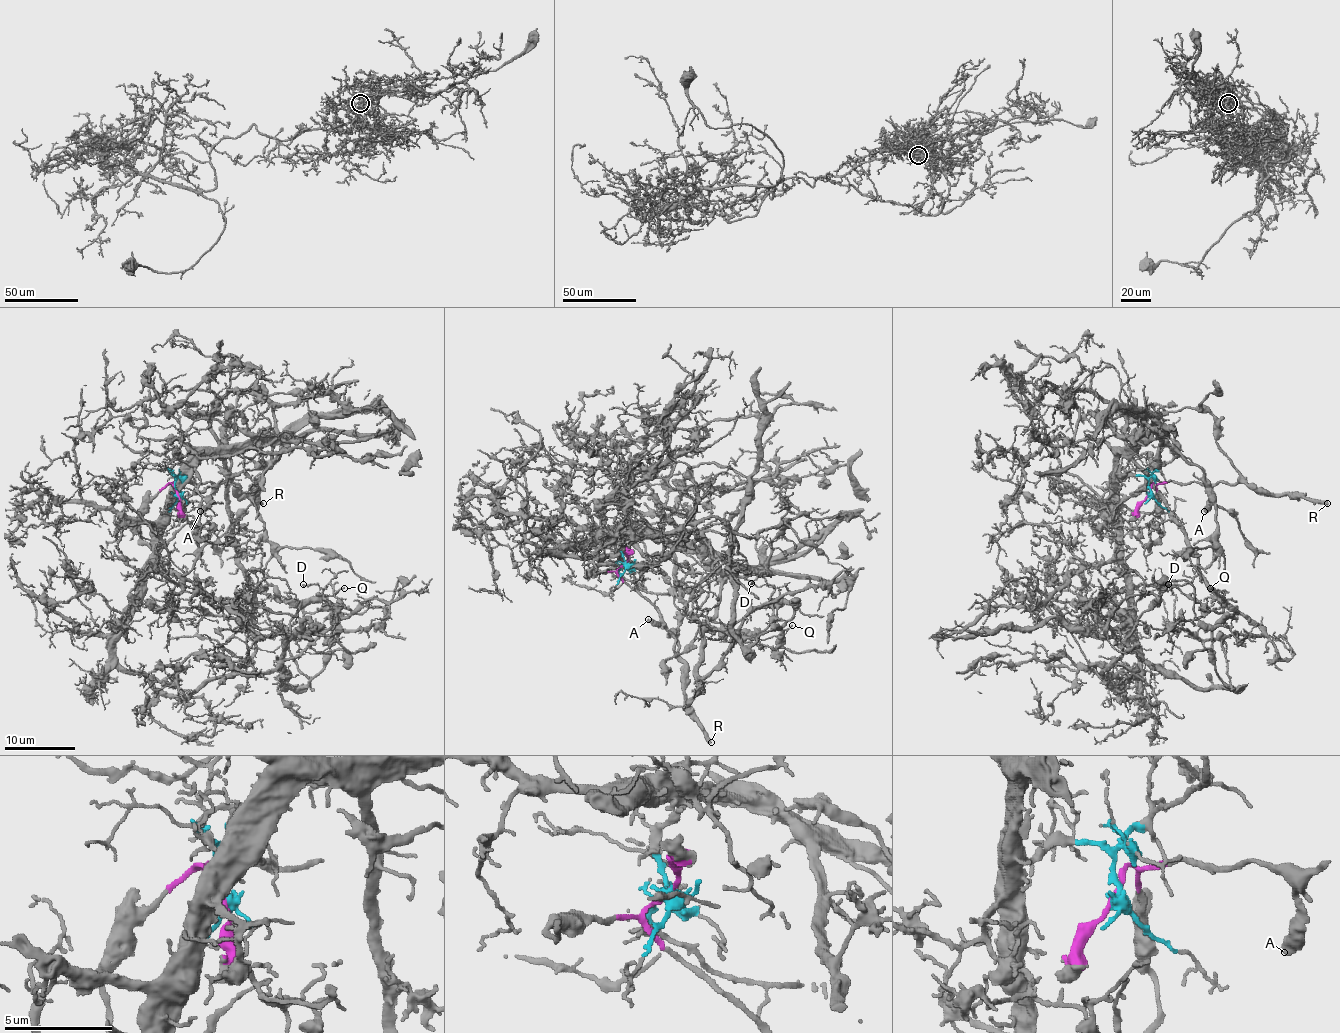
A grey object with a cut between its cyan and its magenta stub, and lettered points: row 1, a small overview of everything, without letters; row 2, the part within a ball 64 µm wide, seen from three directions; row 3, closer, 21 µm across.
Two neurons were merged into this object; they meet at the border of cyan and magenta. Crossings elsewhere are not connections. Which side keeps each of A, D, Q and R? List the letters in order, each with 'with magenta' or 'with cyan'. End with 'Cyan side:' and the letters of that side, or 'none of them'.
A: with magenta
D: with cyan
Q: with cyan
R: with magenta
Cyan side: D, Q

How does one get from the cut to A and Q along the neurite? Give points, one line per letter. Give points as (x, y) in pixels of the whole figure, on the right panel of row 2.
A: (1149, 493), (1154, 482), (1200, 482), (1208, 490), (1208, 507), (1204, 511)
Q: (1149, 493), (1142, 475), (1119, 479), (1117, 459), (1126, 456), (1145, 475), (1224, 602), (1209, 587)

